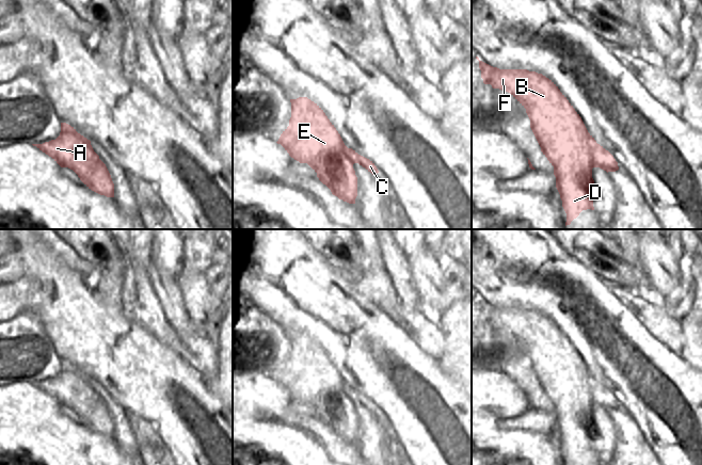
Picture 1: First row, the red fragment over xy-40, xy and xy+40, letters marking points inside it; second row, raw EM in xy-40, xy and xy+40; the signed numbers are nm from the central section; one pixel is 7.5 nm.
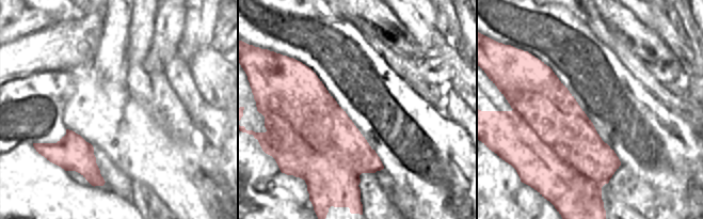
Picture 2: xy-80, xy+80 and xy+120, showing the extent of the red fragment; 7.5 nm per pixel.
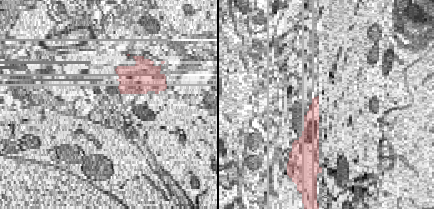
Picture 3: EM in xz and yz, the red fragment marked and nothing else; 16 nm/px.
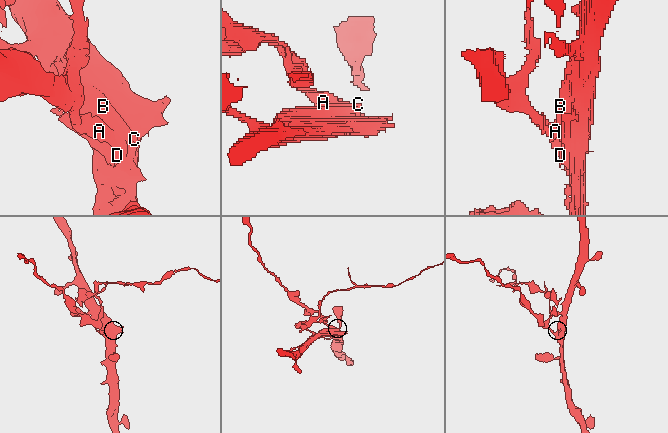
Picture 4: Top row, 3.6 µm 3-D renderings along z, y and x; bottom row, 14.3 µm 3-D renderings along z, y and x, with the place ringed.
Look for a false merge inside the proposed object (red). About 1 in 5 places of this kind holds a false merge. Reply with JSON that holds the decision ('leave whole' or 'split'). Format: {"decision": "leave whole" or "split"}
{"decision": "split"}

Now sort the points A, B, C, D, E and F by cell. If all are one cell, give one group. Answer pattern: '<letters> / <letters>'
A / B C D E F

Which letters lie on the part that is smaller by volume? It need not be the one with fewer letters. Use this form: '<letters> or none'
A

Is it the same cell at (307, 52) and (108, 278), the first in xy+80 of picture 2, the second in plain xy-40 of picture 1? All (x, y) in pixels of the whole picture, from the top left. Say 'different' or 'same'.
different

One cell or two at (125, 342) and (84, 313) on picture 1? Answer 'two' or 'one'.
one

